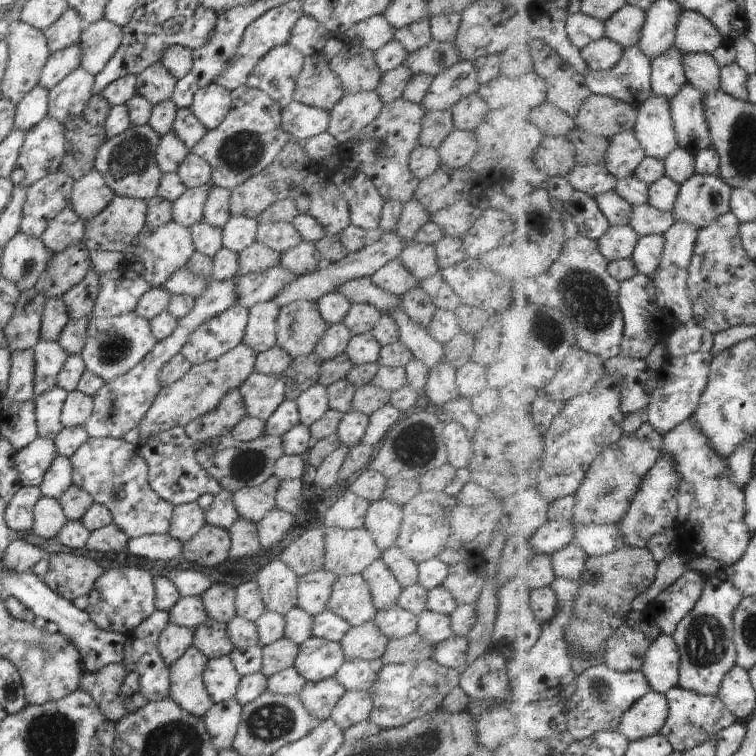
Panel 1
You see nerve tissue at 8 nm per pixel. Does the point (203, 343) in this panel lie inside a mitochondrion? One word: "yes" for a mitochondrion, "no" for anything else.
yes

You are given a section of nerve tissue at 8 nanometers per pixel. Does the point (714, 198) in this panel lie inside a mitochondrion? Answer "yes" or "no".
no

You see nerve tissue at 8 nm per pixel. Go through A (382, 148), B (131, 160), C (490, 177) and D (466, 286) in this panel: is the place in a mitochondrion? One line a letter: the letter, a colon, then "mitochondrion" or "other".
A: mitochondrion
B: mitochondrion
C: other
D: other

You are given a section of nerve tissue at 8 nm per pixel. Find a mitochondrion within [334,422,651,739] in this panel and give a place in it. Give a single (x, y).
(598, 688)

